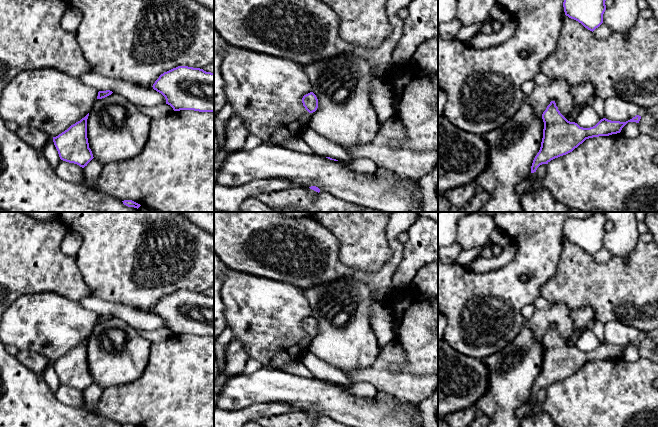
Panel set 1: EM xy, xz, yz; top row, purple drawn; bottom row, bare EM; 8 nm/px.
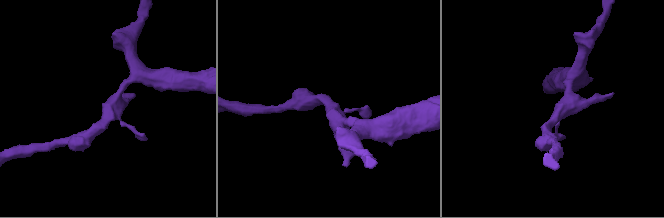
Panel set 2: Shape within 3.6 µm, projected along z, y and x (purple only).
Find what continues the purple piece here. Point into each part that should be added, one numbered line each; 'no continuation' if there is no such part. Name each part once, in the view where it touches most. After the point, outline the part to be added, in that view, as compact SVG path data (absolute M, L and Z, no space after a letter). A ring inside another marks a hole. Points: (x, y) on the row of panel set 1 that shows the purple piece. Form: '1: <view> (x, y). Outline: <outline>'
no continuation

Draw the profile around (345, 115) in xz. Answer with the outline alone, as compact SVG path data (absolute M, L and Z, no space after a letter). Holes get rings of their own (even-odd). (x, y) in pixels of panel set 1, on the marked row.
M344 54L304 65L302 68L312 85L312 92L318 99L318 108L312 113L309 126L343 148L371 142L381 128L370 99L370 89L375 76L367 56Z

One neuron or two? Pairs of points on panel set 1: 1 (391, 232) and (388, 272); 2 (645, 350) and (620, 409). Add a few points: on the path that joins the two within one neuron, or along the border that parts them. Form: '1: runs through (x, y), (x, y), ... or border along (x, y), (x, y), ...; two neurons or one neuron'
1: runs through (393, 242), (395, 245), (394, 262); one neuron
2: border along (640, 356), (647, 359); two neurons

